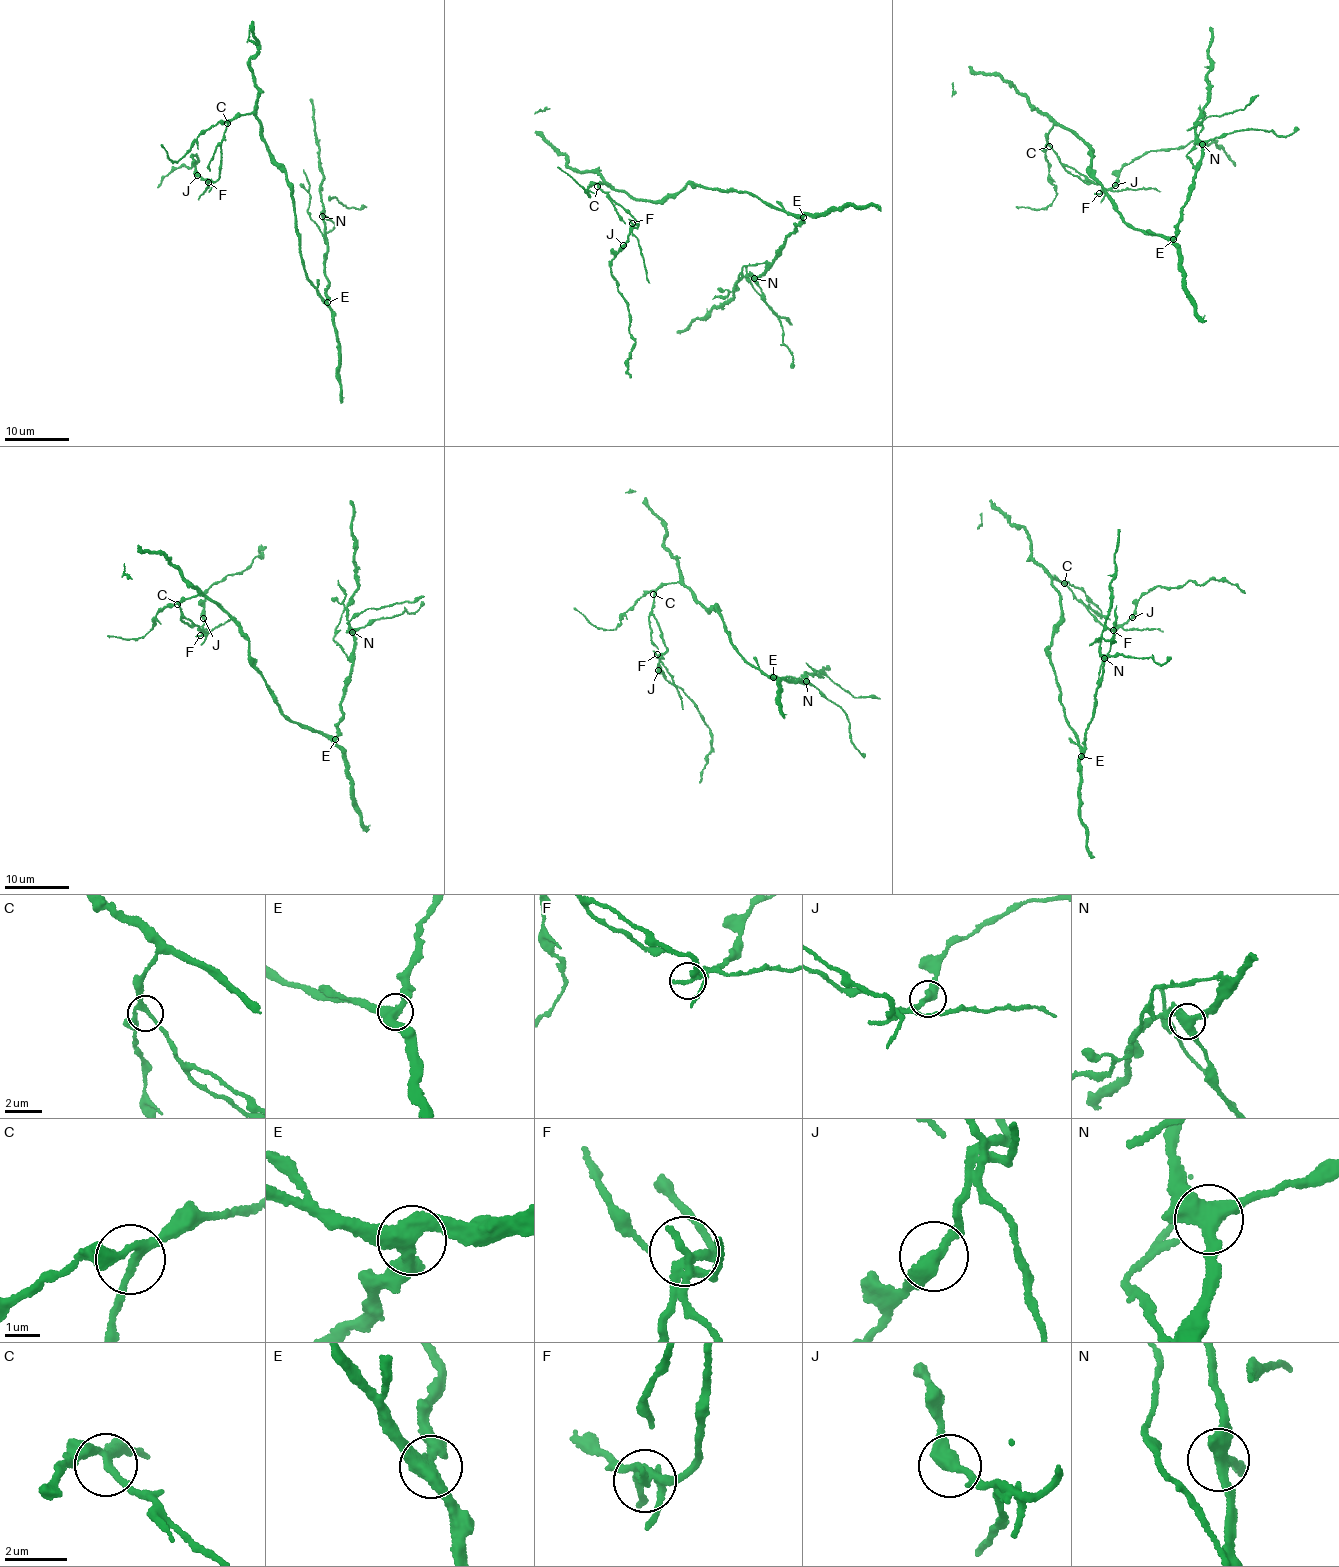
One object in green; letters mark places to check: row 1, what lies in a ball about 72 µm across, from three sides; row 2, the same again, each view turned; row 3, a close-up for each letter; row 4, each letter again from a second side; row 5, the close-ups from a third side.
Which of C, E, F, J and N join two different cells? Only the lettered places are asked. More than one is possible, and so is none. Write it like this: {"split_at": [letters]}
{"split_at": []}

